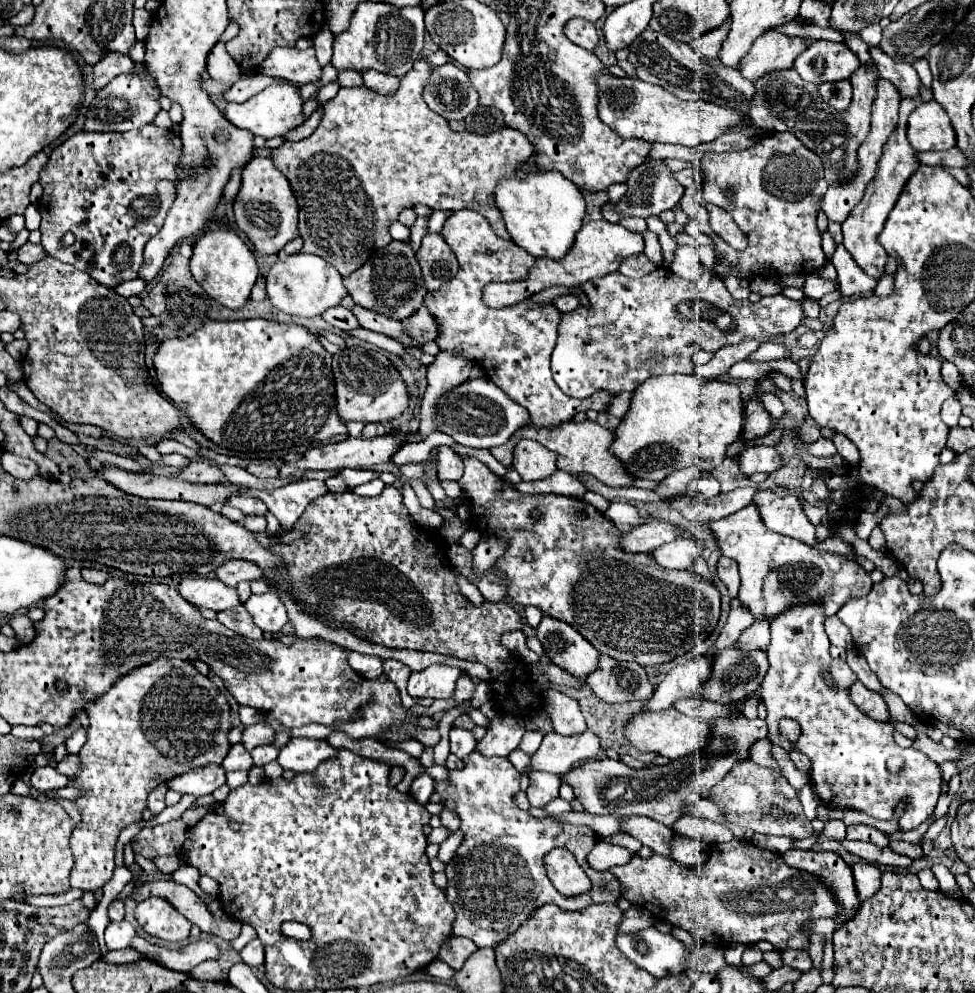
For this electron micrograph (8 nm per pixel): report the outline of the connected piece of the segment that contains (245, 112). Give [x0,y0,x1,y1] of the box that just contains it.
[225,83,305,139]

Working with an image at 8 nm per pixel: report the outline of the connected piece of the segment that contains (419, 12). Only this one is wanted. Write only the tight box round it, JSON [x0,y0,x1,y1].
[331,1,423,77]

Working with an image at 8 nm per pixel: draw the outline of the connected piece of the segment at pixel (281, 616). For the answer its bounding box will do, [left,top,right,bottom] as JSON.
[245,591,287,633]

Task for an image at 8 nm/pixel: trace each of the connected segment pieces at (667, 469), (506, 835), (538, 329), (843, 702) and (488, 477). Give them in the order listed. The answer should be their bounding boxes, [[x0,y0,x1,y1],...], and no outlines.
[[611,375,743,481],[435,749,619,947],[425,211,615,429],[759,601,941,831],[459,457,721,667]]

